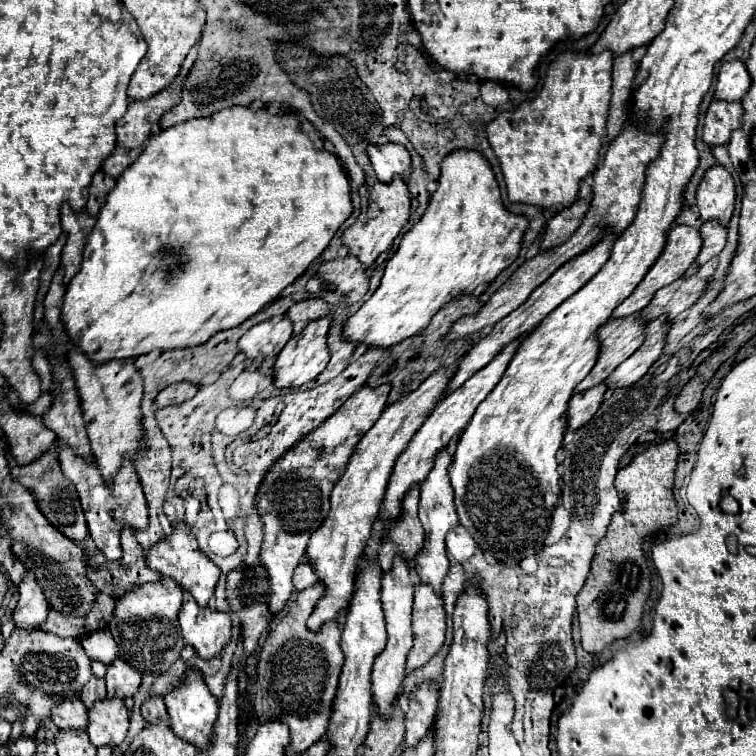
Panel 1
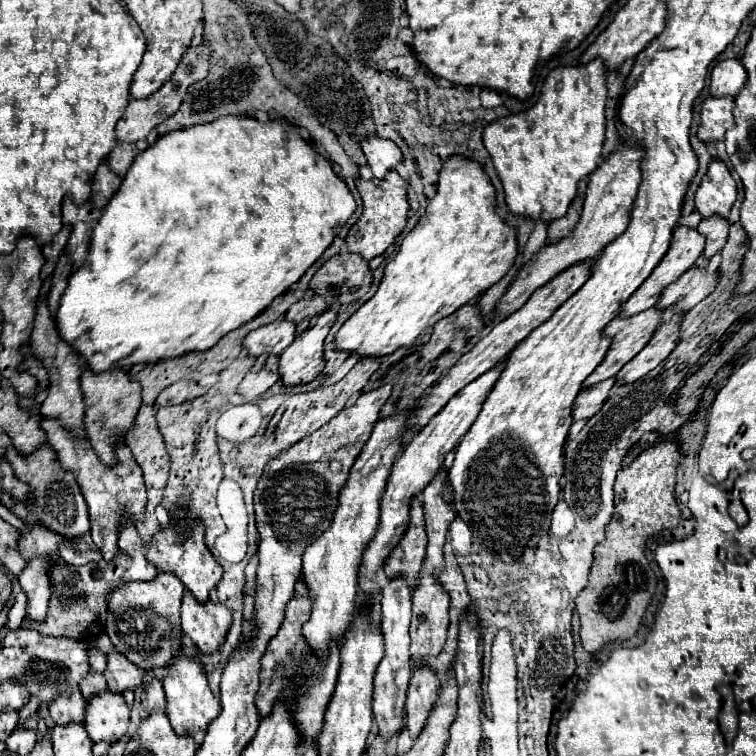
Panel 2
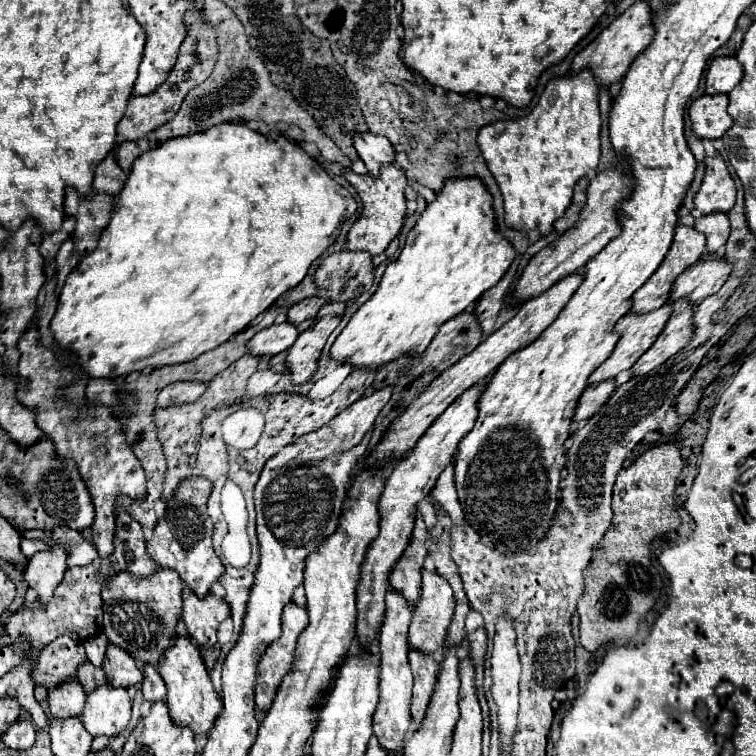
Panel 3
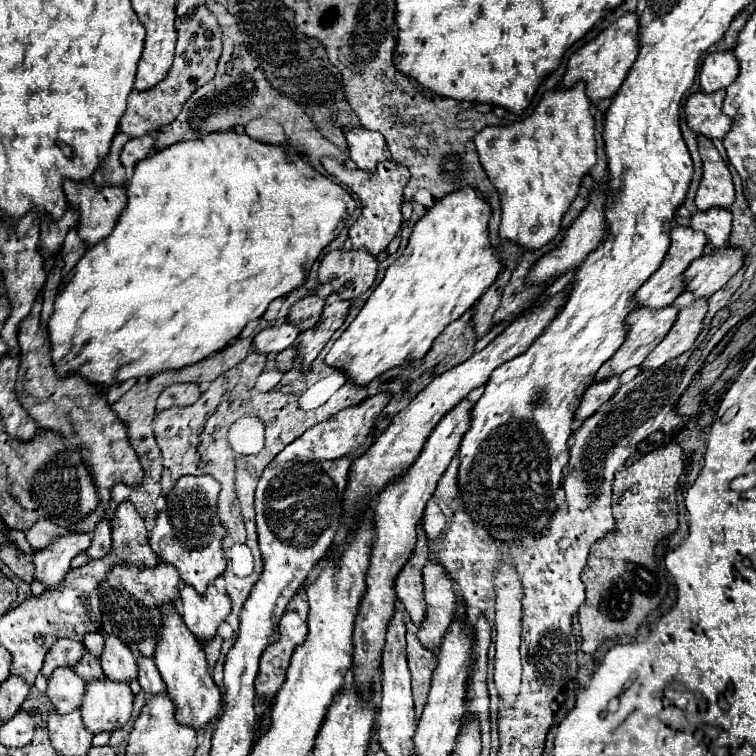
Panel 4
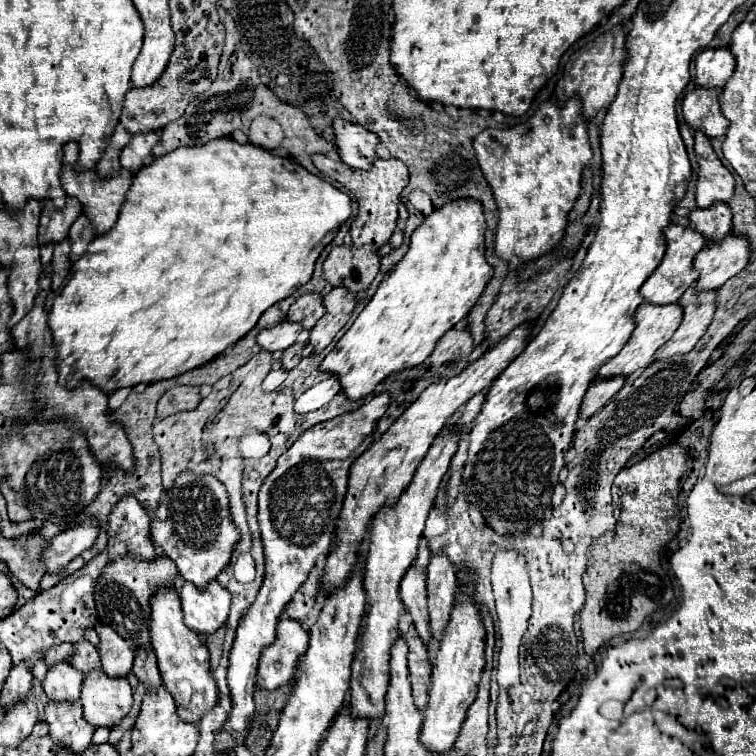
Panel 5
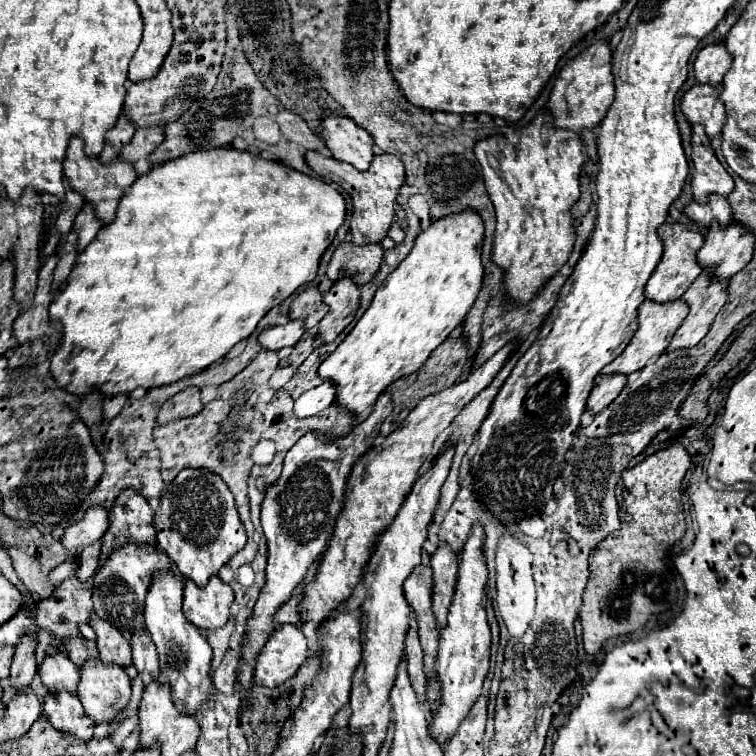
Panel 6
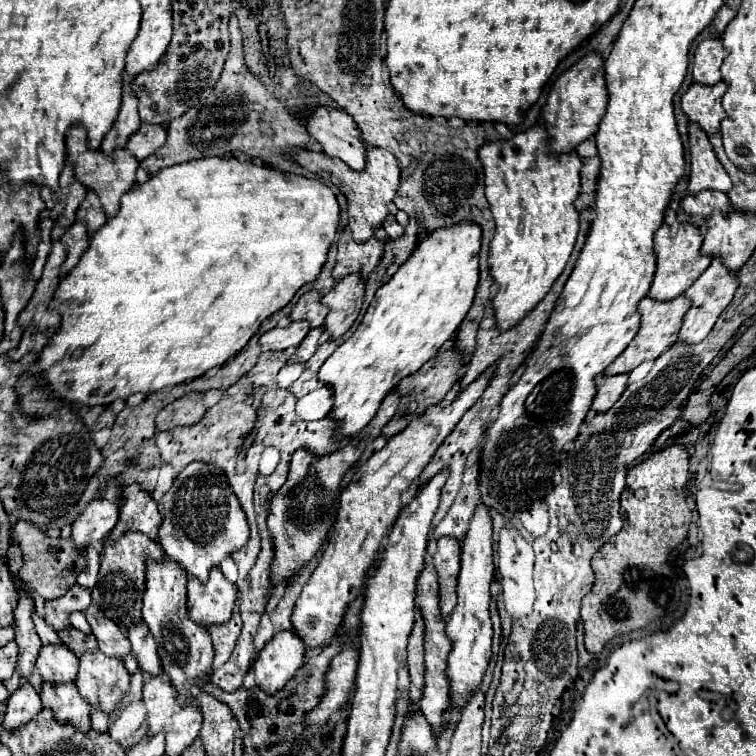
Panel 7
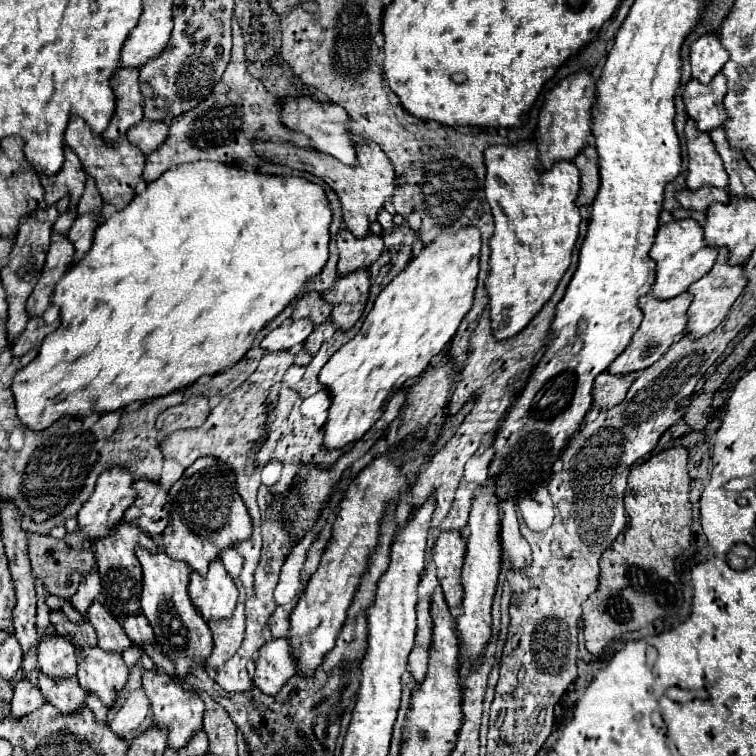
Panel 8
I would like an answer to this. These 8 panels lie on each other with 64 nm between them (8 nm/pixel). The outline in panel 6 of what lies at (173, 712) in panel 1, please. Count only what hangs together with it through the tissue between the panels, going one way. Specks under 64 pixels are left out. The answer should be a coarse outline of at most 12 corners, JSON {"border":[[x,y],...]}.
{"border":[[176,572],[154,576],[146,628],[186,716],[210,700],[212,648],[182,614]]}

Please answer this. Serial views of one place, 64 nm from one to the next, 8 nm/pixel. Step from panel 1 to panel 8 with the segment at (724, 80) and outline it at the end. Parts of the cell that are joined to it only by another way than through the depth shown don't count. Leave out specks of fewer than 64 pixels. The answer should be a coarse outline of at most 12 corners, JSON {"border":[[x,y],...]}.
{"border":[[716,34],[690,46],[692,78],[708,84],[726,64],[728,52]]}

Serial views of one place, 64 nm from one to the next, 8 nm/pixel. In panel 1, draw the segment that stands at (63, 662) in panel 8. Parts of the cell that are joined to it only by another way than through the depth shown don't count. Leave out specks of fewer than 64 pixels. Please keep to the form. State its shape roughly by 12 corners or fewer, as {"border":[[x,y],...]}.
{"border":[[80,698],[52,708],[60,730],[86,730],[88,710]]}

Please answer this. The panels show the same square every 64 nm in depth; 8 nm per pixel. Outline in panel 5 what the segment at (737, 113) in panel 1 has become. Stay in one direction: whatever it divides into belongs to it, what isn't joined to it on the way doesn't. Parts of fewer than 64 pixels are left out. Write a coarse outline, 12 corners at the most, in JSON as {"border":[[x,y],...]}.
{"border":[[696,88],[682,102],[690,128],[720,138],[728,120],[722,88]]}

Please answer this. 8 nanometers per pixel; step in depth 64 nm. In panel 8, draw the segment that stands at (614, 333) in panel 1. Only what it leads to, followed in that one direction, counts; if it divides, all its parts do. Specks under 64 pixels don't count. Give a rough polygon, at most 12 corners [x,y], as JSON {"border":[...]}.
{"border":[[646,294],[644,318],[608,366],[630,374],[660,360],[684,334],[692,296]]}

